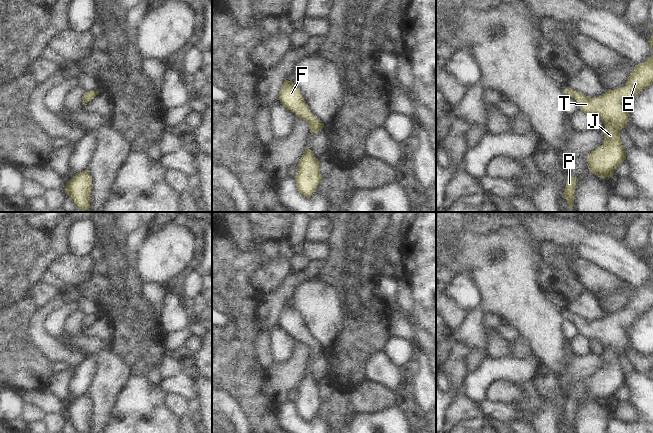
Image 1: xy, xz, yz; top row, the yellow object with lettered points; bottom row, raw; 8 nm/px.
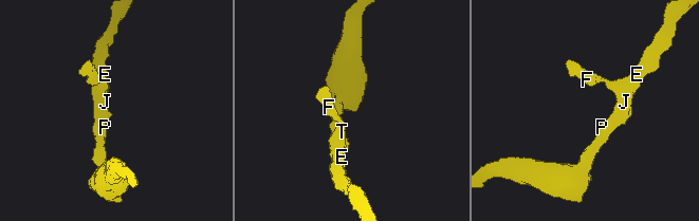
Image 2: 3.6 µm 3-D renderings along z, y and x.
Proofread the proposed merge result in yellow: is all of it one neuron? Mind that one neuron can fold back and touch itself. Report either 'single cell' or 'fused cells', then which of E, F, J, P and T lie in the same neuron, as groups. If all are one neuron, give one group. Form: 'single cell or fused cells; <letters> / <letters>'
single cell; E F J P T

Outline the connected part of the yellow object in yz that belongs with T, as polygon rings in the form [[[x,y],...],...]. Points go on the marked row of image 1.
[[[653,55],[647,62],[635,65],[625,86],[607,90],[599,97],[588,97],[581,92],[565,87],[566,96],[573,97],[581,112],[599,116],[606,124],[602,131],[605,141],[587,155],[589,171],[600,178],[611,177],[616,168],[626,159],[626,151],[620,139],[620,130],[628,123],[630,100],[653,83]]]

